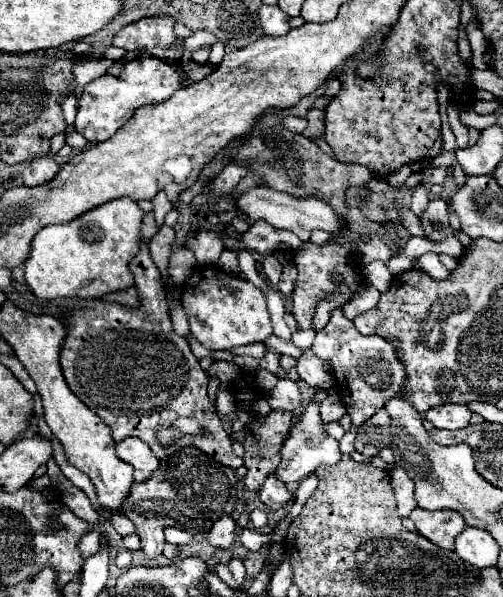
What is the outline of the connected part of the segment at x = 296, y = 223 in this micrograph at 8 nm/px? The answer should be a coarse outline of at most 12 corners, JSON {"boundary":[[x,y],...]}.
{"boundary":[[255,185],[235,199],[249,221],[267,221],[309,241],[313,229],[345,235],[315,197]]}

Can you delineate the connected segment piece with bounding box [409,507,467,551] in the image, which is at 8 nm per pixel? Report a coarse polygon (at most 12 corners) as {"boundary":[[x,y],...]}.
{"boundary":[[411,511],[417,531],[443,549],[467,527],[453,511]]}

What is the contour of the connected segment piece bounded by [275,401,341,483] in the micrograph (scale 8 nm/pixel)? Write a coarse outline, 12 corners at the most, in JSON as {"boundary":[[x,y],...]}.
{"boundary":[[311,401],[291,427],[275,477],[297,483],[341,451]]}

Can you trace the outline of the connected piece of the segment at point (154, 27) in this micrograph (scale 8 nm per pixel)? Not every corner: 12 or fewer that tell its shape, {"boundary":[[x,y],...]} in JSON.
{"boundary":[[171,17],[131,23],[113,37],[115,47],[145,51],[171,65],[179,37]]}

